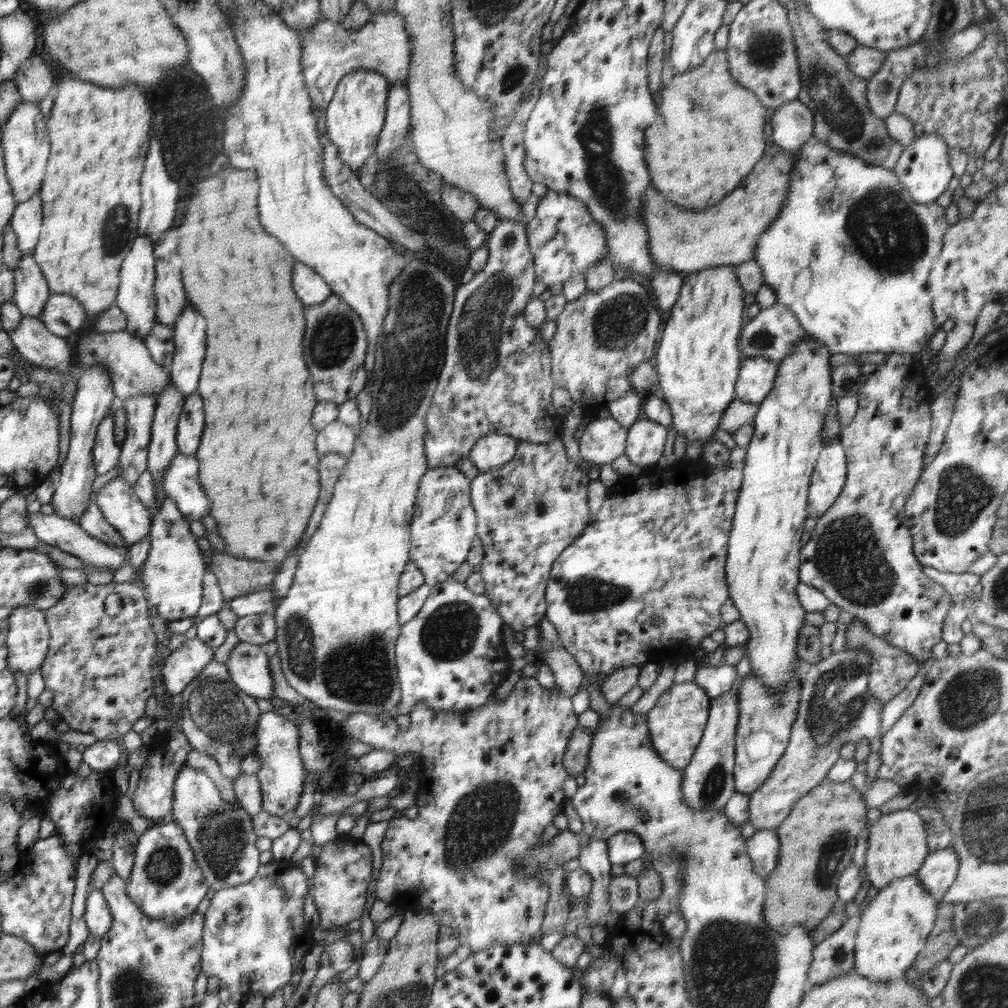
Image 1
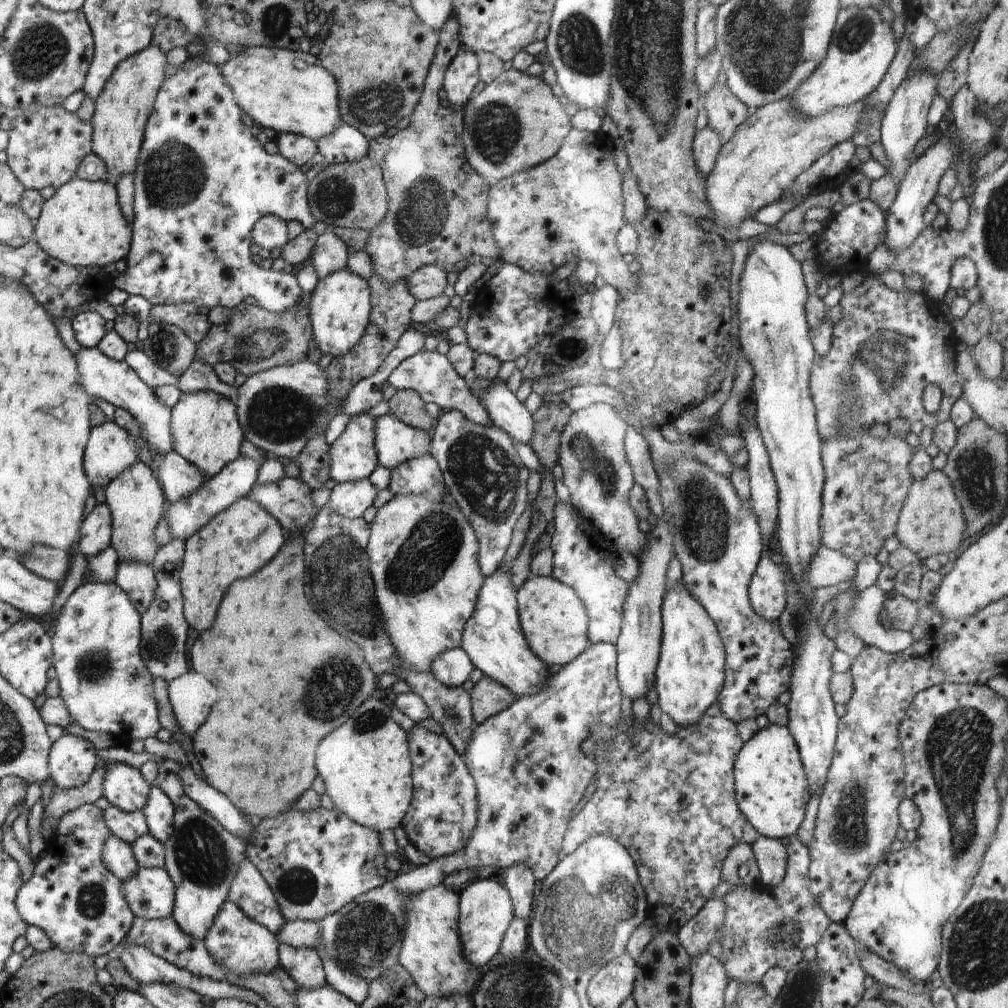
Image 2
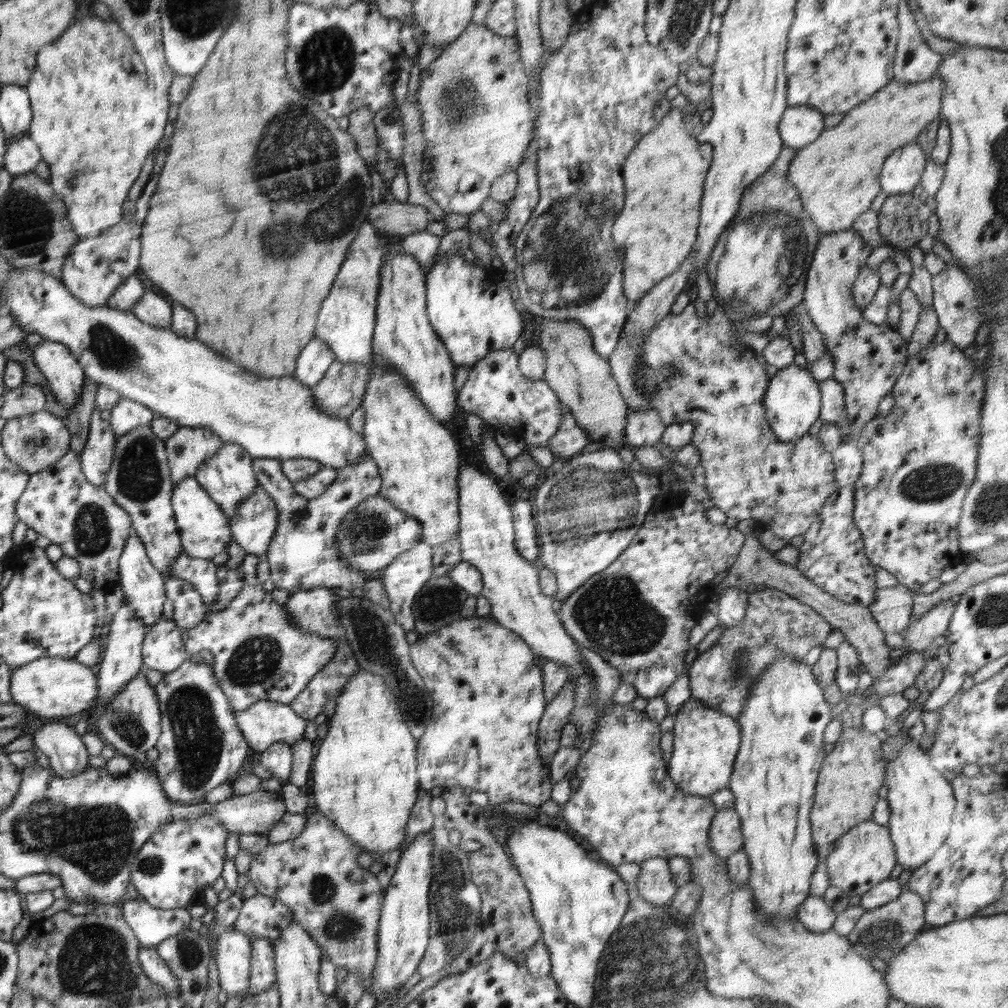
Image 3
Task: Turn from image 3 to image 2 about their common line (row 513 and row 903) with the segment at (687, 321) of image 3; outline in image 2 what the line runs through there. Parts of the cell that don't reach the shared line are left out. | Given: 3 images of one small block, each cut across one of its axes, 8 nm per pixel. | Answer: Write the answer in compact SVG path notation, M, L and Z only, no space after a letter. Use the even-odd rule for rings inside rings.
M794 835L785 847L788 863L784 881L776 886L766 886L764 882L758 880L756 884L732 886L732 890L728 894L724 894L724 902L726 902L725 923L722 924L722 932L718 930L718 936L721 939L718 942L722 945L720 961L724 965L729 980L736 980L739 986L759 984L762 976L770 968L783 966L787 971L792 970L793 966L802 961L802 951L808 946L818 944L820 938L824 936L826 928L829 928L830 923L832 923L808 888L810 852L808 852L807 845L800 841L797 835Z

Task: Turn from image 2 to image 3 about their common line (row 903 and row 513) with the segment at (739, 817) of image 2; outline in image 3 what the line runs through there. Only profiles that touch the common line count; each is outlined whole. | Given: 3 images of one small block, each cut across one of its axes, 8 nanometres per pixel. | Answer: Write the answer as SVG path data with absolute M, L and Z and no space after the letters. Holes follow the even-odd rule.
M665 490L663 500L655 502L630 546L602 572L592 575L558 606L558 619L570 636L589 652L601 656L622 673L622 682L636 687L638 696L651 699L663 696L668 687L685 671L688 638L708 604L716 574L736 561L745 536L736 527L713 524L706 517L704 504L693 495Z

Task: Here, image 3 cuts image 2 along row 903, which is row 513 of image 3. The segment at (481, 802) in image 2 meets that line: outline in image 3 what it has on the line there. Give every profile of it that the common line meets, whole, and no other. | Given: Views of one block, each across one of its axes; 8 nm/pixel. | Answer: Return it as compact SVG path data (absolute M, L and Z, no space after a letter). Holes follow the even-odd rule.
M379 495L368 498L362 505L350 510L339 527L338 549L340 558L348 565L360 567L366 580L380 578L382 571L399 555L406 552L414 543L421 540L421 523L402 509L396 508Z

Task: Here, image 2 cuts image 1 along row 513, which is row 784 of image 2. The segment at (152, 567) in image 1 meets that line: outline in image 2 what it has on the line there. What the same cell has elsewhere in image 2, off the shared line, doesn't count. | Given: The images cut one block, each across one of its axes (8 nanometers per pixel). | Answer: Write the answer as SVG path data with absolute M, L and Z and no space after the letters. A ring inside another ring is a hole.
M160 759L154 785L169 796L174 805L172 836L166 840L164 869L174 883L174 908L172 918L176 924L198 940L204 940L212 928L216 914L229 899L229 890L238 866L245 859L246 843L232 836L215 818L202 810L182 788L178 778L181 764L172 759Z

